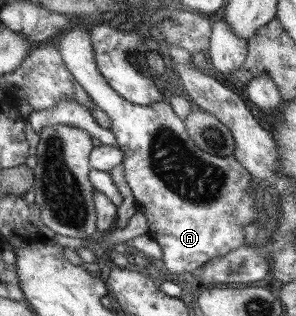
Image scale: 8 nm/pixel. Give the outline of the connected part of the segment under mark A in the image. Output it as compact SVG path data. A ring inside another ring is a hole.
M75 19L72 26L59 34L55 41L66 68L89 94L89 97L110 118L110 130L114 133L120 150L124 153L124 176L140 209L147 218L147 234L162 248L162 262L172 274L188 277L197 268L214 257L222 257L246 244L244 226L256 222L262 215L258 210L259 194L254 194L251 175L234 156L214 156L200 150L186 132L184 120L178 117L172 106L164 101L148 106L132 104L122 98L104 79L96 65L89 24Z

